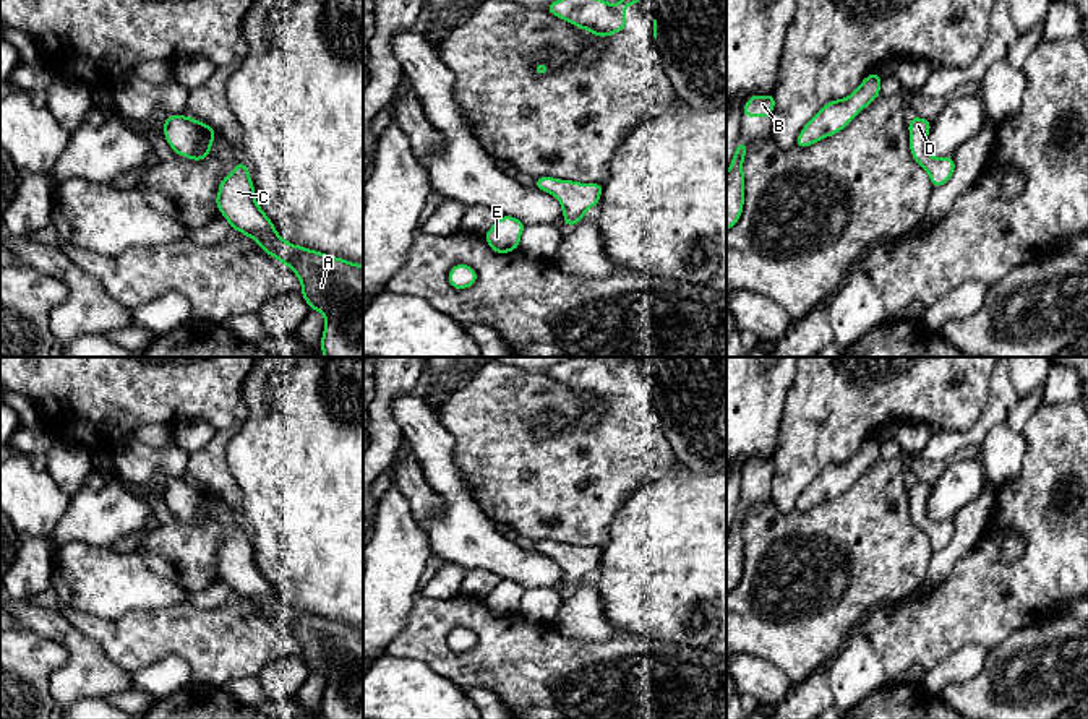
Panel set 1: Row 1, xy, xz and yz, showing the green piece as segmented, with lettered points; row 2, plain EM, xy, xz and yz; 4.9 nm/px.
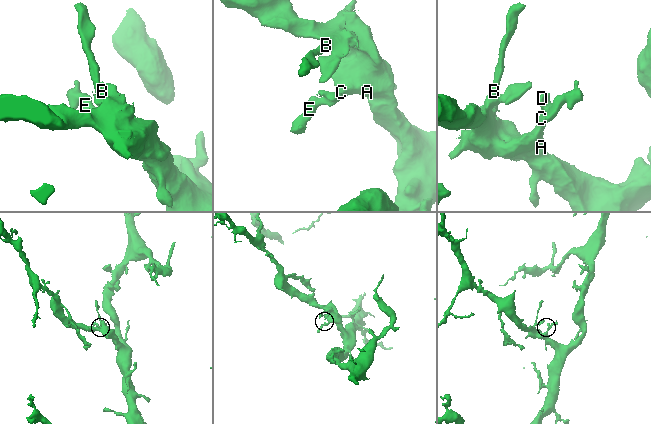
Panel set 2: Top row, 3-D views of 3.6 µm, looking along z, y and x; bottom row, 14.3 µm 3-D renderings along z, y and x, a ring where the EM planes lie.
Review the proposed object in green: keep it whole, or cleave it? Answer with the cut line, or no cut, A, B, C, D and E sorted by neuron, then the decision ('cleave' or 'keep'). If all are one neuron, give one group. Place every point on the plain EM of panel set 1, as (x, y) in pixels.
no cut; A B C D E; keep

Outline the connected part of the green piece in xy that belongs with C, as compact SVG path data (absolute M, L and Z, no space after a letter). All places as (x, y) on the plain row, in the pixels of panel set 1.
M237 524L235 534L221 544L216 568L232 592L251 601L259 607L264 617L277 622L297 638L302 648L300 657L310 674L319 674L324 678L326 687L321 701L321 717L363 719L363 628L292 609L284 604L258 568L248 529L243 526Z

